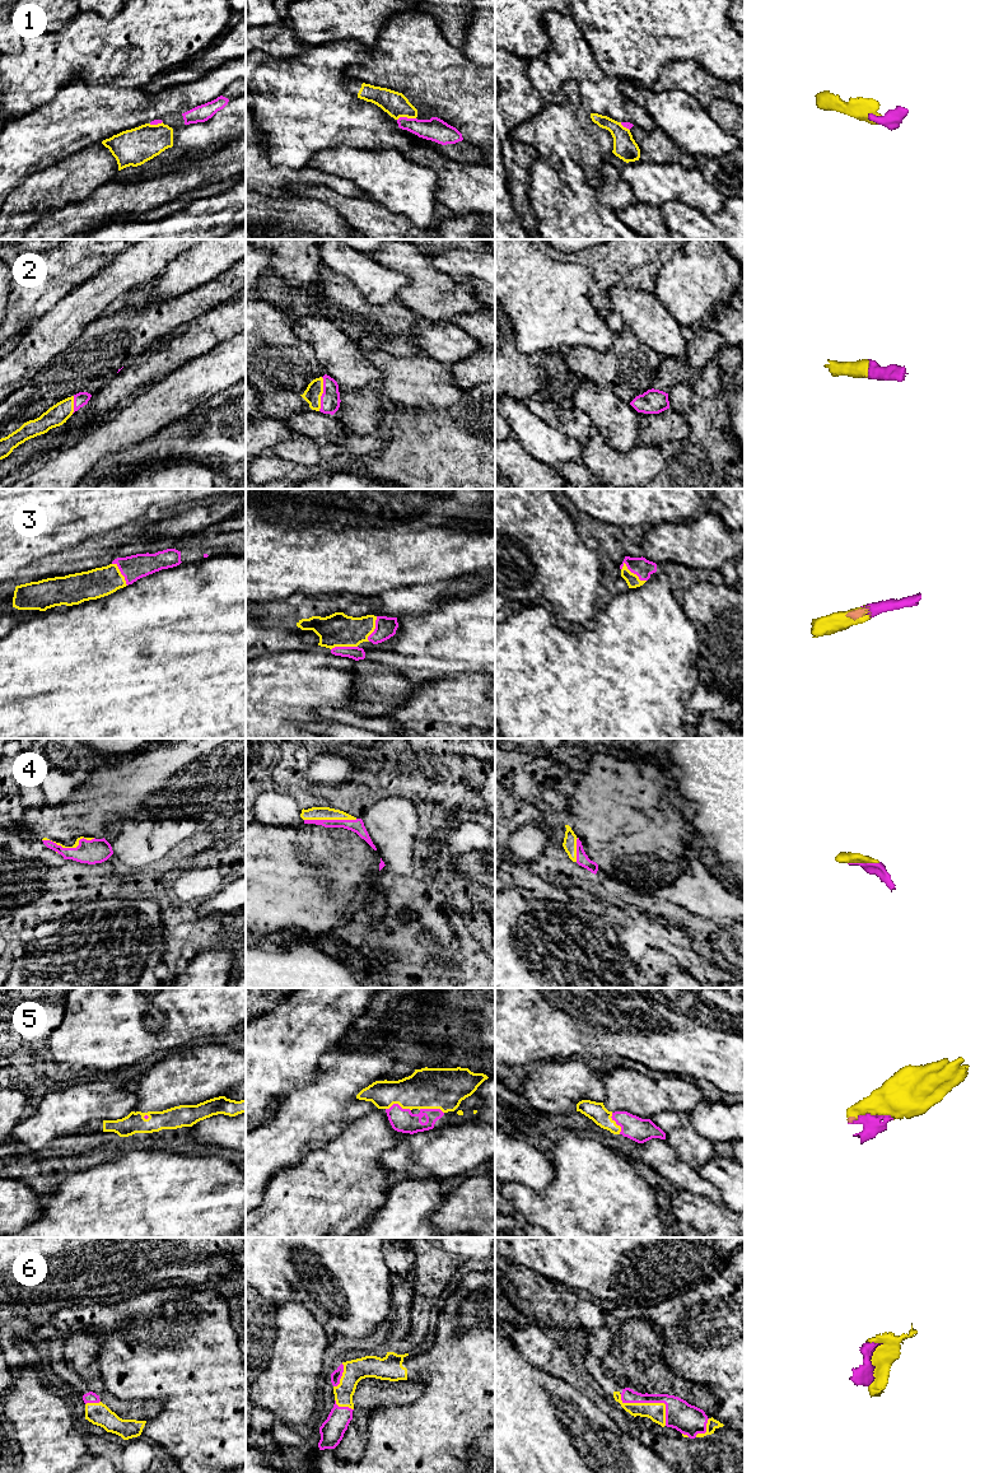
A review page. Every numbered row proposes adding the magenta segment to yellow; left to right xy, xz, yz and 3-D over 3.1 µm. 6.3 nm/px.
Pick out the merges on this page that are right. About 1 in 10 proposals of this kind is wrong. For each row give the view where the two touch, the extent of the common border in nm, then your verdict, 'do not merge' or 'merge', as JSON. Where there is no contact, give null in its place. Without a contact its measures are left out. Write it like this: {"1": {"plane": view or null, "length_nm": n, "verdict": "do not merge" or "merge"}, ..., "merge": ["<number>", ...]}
{"1": {"plane": "xz", "length_nm": 120, "verdict": "merge"}, "2": {"plane": "xz", "length_nm": 220, "verdict": "merge"}, "3": {"plane": "yz", "length_nm": 190, "verdict": "merge"}, "4": {"plane": "xy", "length_nm": 340, "verdict": "merge"}, "5": {"plane": "xz", "length_nm": 160, "verdict": "merge"}, "6": {"plane": "yz", "length_nm": 360, "verdict": "merge"}, "merge": ["1", "2", "3", "4", "5", "6"]}

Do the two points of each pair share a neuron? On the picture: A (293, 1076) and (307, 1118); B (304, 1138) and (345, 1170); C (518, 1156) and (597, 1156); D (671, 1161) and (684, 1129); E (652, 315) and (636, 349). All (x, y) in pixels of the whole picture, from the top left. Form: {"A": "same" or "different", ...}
{"A": "different", "B": "different", "C": "different", "D": "different", "E": "different"}

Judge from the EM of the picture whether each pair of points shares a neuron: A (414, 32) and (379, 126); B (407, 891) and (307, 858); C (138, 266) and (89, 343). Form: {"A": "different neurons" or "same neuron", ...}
{"A": "different neurons", "B": "different neurons", "C": "different neurons"}

